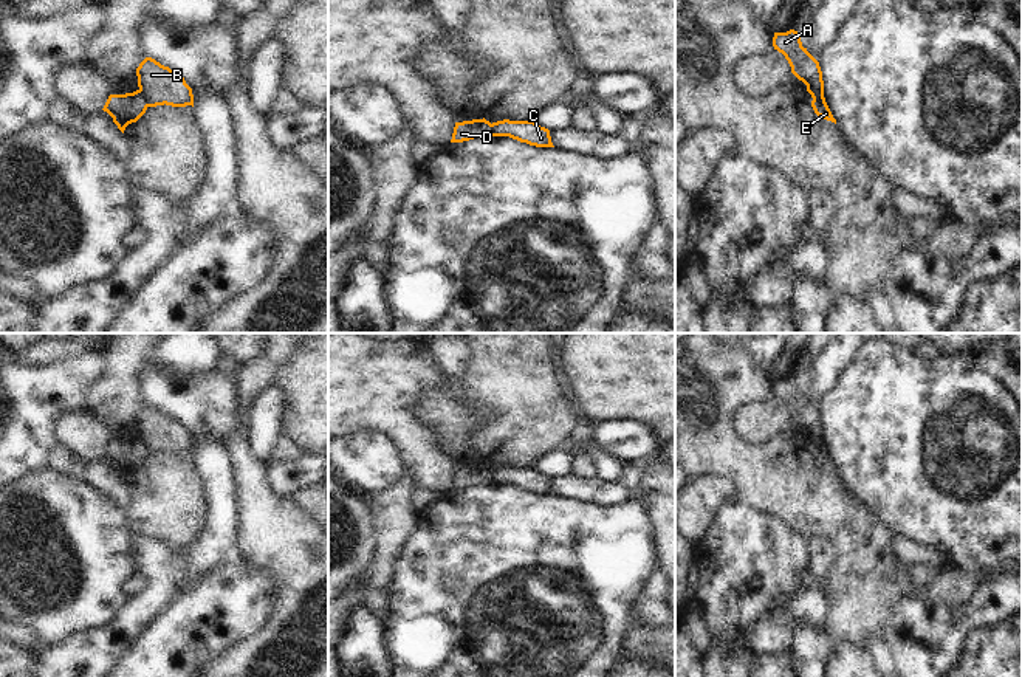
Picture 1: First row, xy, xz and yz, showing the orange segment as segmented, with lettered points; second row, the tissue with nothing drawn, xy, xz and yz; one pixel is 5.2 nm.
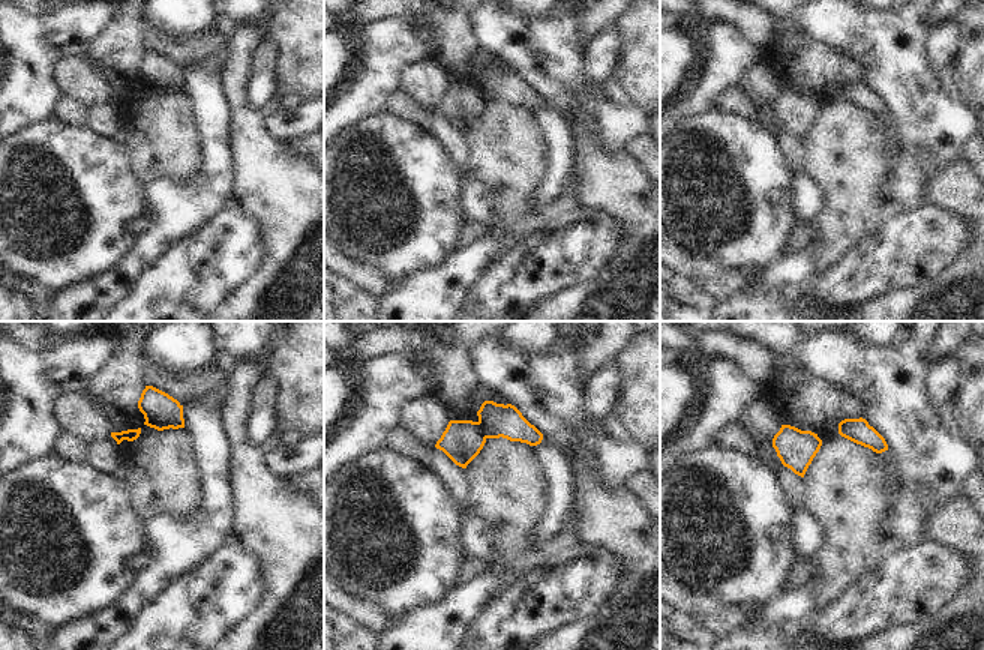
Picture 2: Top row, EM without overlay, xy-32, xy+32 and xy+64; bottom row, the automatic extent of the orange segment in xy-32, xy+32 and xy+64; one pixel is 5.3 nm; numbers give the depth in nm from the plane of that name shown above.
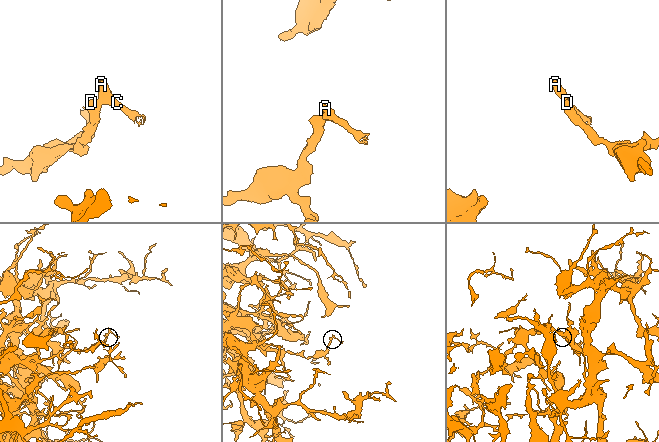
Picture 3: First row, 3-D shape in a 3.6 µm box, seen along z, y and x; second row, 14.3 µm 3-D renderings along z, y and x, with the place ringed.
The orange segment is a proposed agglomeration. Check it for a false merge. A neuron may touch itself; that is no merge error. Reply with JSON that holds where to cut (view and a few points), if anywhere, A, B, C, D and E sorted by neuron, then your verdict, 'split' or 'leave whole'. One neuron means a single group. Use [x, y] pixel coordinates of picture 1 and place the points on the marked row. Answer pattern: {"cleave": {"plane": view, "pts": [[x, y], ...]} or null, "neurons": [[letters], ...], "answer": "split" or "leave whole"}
{"cleave": {"plane": "xy", "pts": [[138, 90], [147, 106]]}, "neurons": [["A", "B", "C"], ["D", "E"]], "answer": "split"}

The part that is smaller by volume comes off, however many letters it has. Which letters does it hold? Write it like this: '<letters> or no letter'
A, B, C

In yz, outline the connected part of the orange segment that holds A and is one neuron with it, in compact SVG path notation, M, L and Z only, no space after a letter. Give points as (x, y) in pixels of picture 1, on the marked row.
M794 29L774 33L773 46L785 56L791 73L807 85L815 101L824 99L824 81L819 62L802 46L801 34Z

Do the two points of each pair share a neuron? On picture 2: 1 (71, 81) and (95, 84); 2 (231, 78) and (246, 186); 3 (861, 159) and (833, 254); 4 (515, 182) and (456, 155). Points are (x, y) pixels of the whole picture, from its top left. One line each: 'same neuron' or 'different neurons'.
1: same neuron
2: same neuron
3: same neuron
4: different neurons

